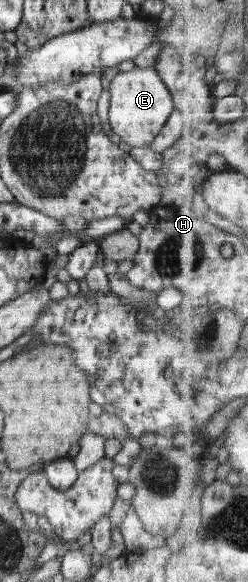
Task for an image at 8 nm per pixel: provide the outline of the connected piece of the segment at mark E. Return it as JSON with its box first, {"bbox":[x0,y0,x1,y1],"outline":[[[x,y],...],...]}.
{"bbox":[107,66,174,147],"outline":[[[135,66],[132,70],[118,72],[110,81],[110,106],[107,122],[118,137],[122,146],[148,147],[168,121],[174,111],[174,99],[164,79],[154,67]]]}

